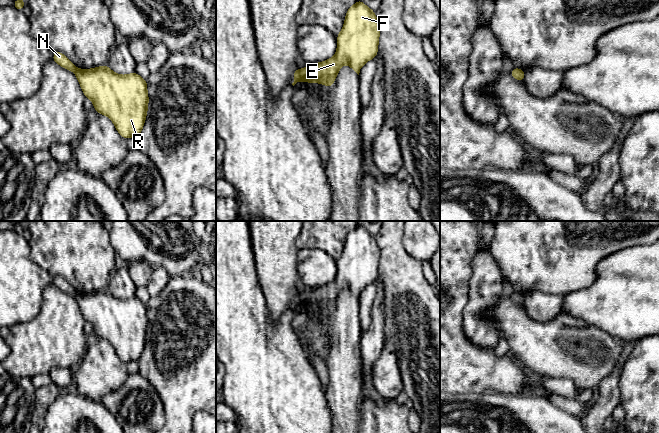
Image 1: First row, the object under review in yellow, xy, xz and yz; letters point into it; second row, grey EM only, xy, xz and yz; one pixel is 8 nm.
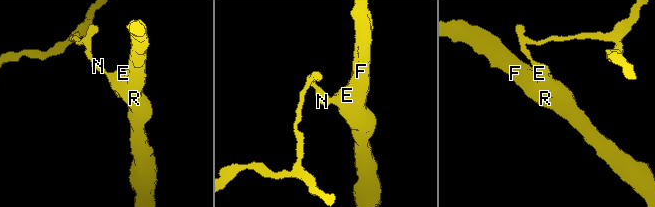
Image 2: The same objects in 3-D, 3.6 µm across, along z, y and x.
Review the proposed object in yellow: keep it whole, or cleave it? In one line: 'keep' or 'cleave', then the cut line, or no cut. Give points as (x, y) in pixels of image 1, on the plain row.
cleave | xz (299, 293), (300, 303)

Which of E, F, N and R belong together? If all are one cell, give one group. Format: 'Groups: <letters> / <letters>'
Groups: E F R / N

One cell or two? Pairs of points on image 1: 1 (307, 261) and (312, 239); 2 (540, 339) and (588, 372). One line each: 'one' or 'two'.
1: two
2: one

